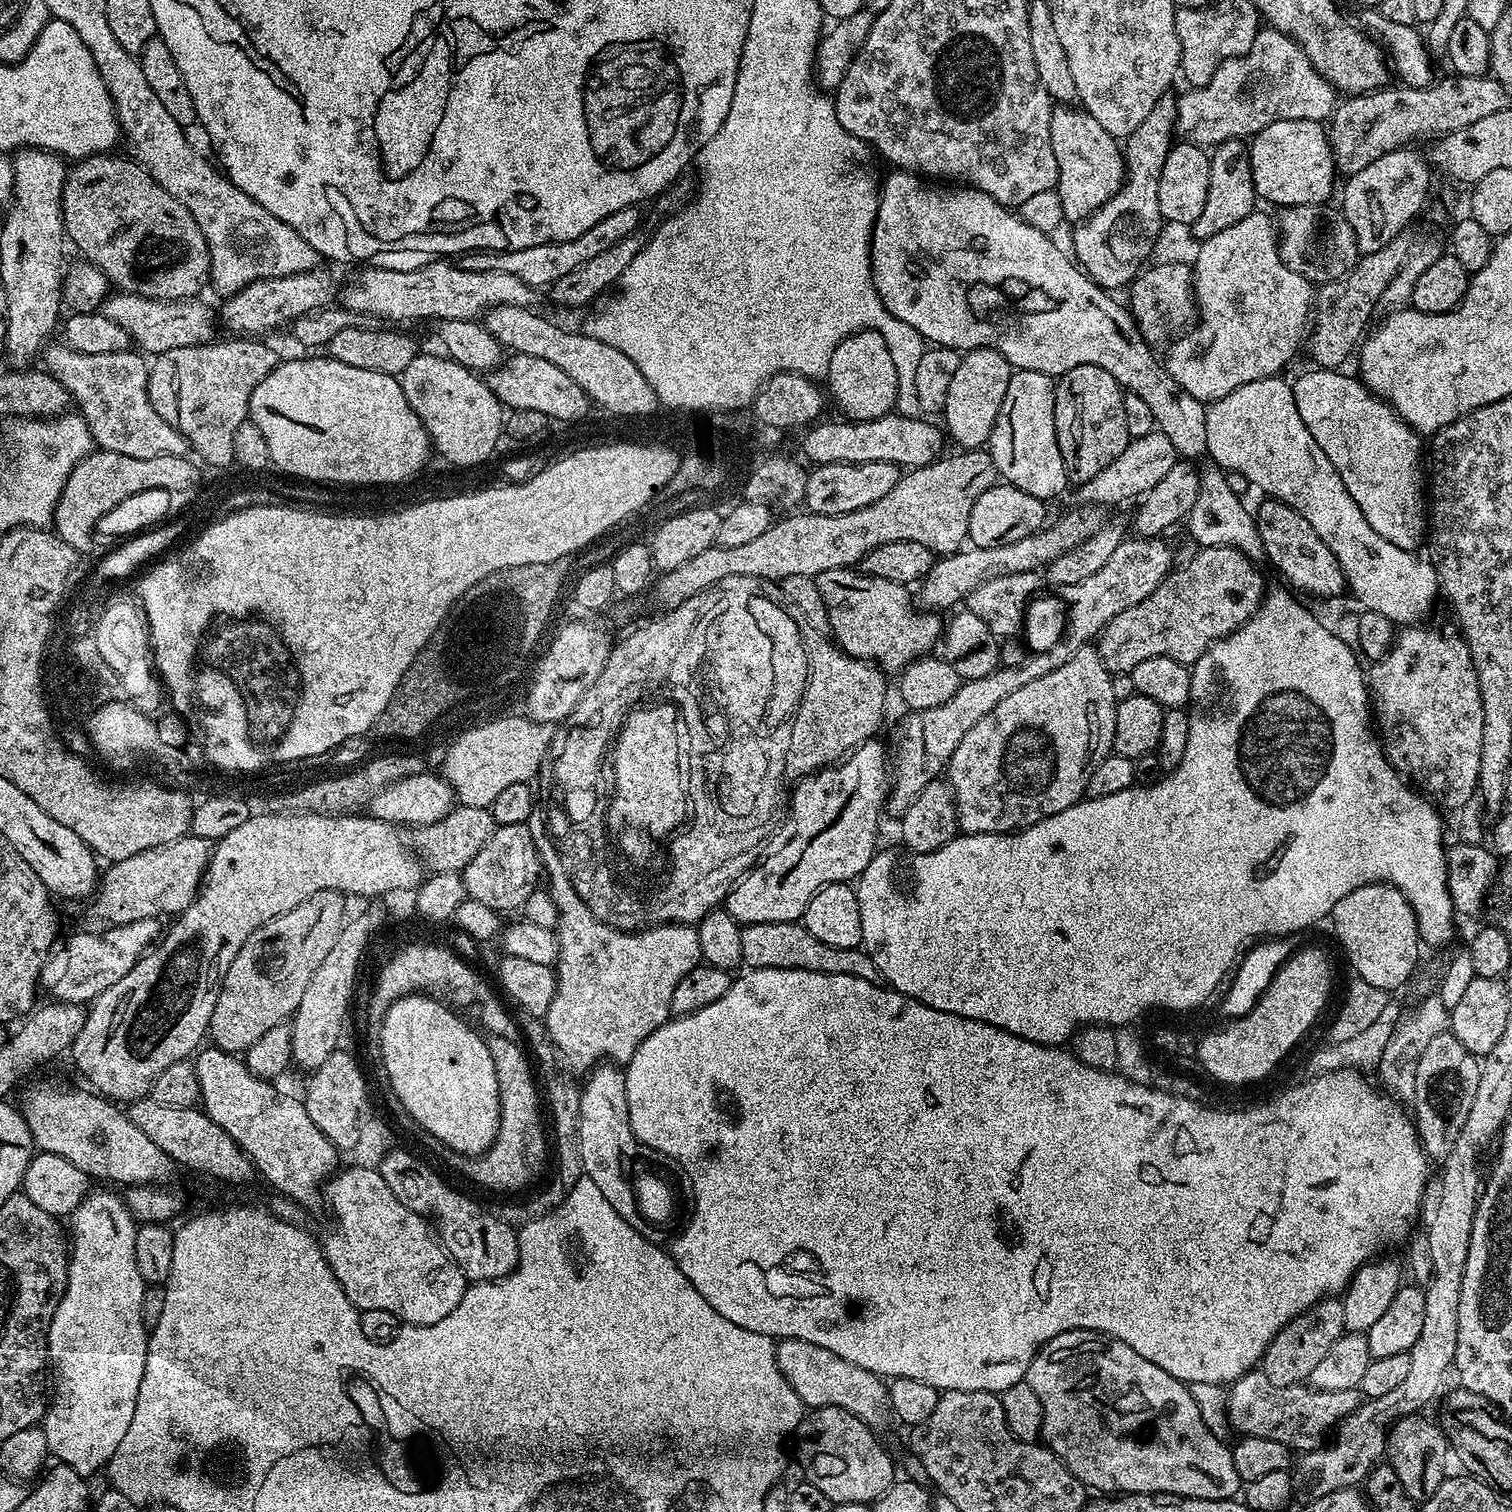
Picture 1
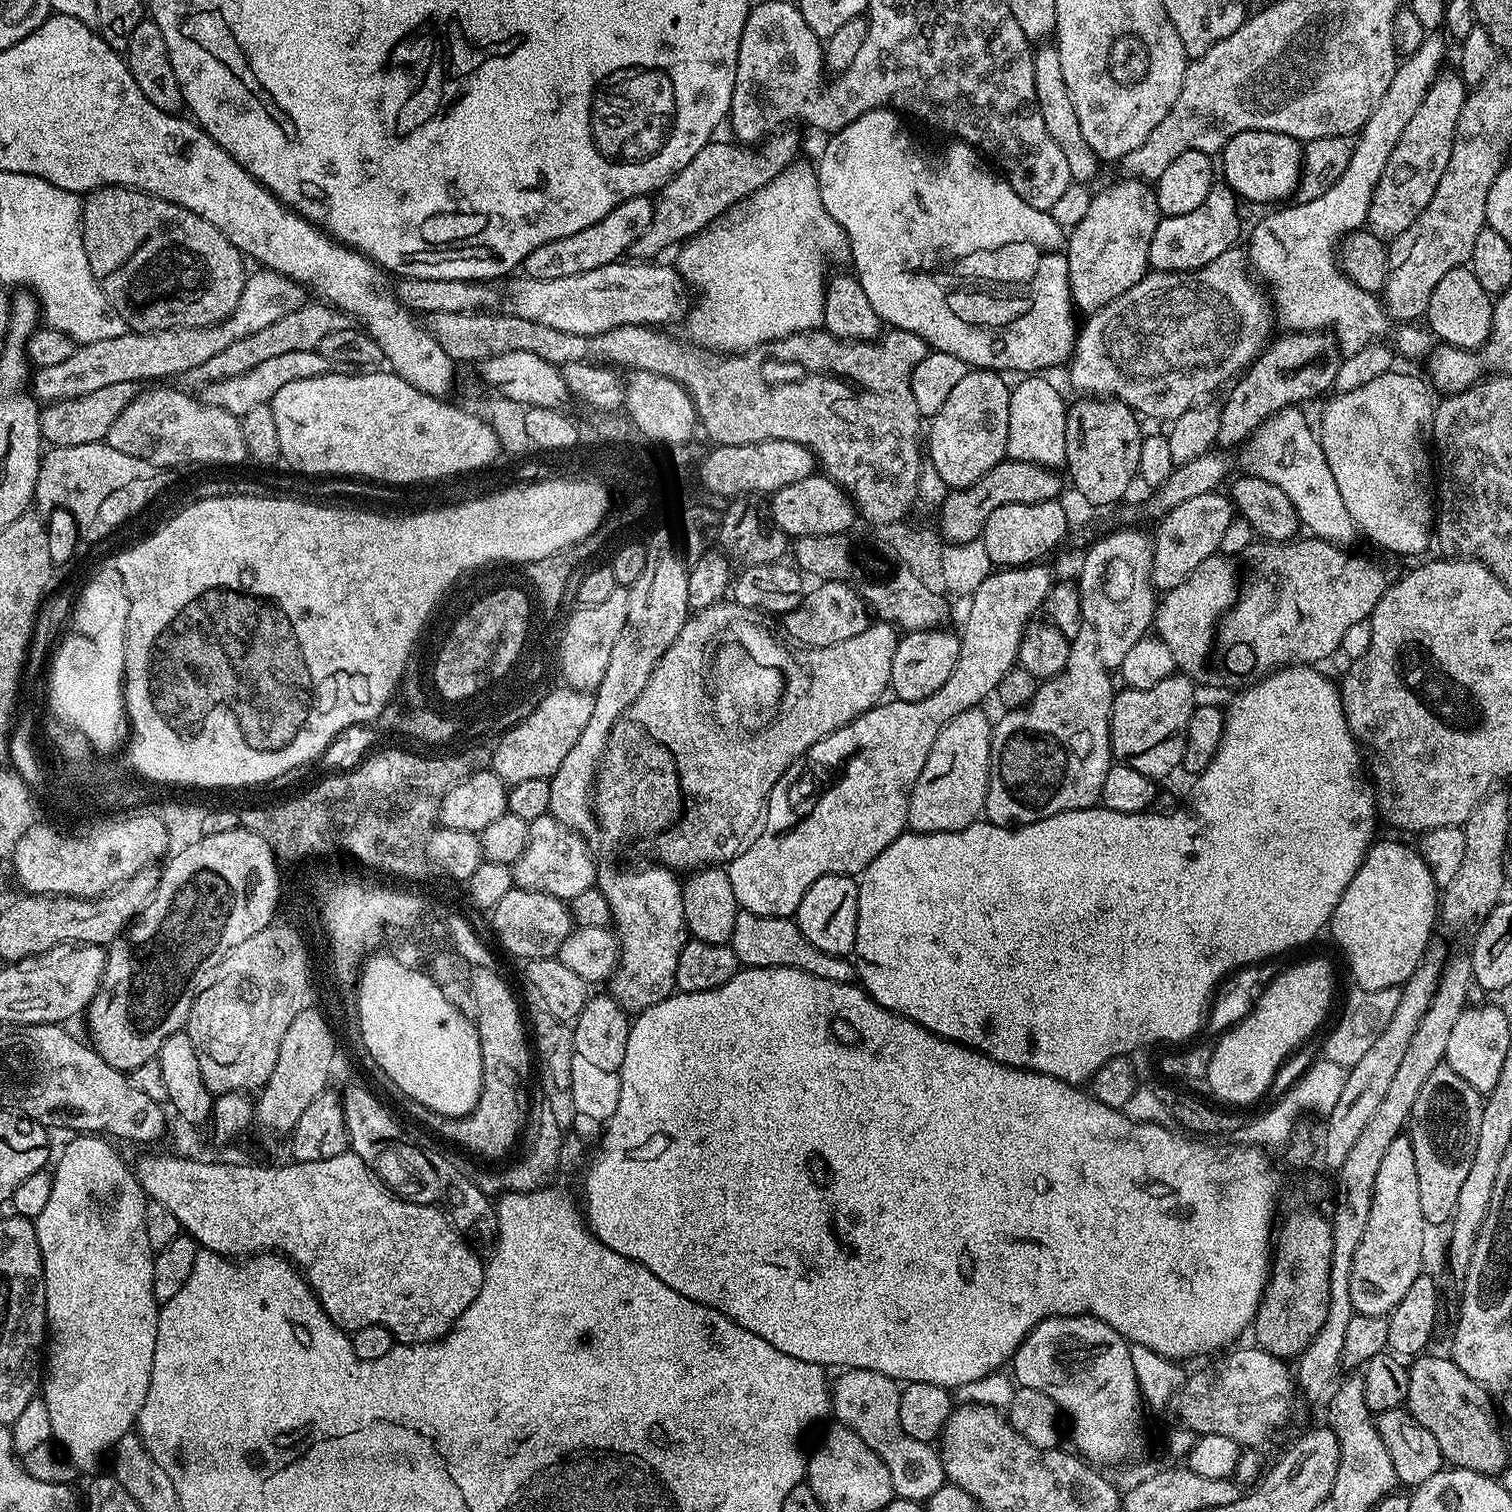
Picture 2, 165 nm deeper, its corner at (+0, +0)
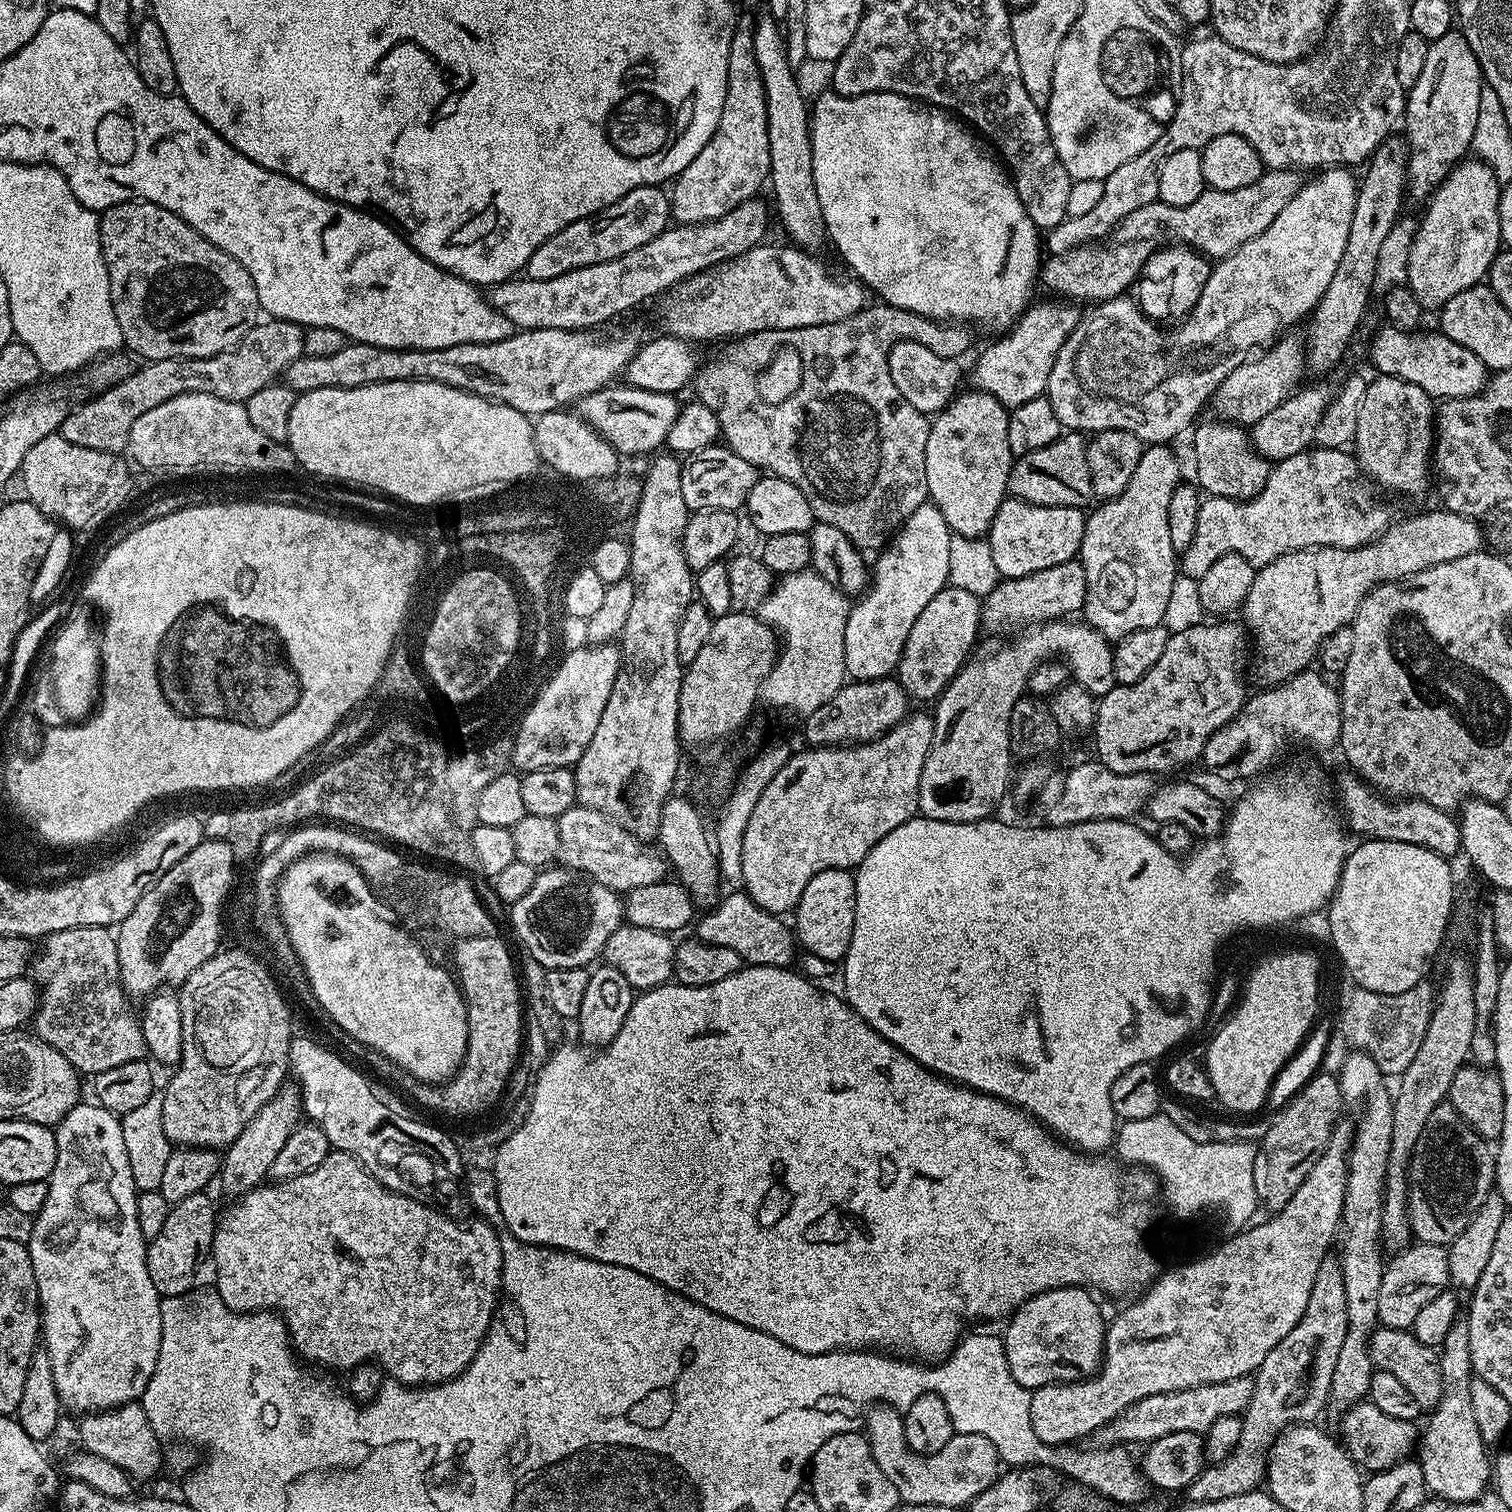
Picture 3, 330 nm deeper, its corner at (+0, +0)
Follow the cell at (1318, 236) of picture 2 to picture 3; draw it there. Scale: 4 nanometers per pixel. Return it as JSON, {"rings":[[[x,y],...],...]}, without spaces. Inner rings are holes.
{"rings":[[[1385,326],[1372,340],[1372,364],[1381,376],[1393,376],[1410,382],[1441,401],[1477,396],[1490,379],[1490,369],[1466,346],[1458,346],[1439,330],[1404,332]]]}

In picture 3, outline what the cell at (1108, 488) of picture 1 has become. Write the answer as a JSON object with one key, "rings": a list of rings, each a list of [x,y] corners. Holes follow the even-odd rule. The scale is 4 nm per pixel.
{"rings":[[[1292,334],[1281,335],[1267,351],[1238,366],[1217,386],[1210,404],[1216,407],[1219,419],[1241,426],[1254,425],[1301,387],[1300,379],[1306,373],[1306,344],[1301,337],[1299,340],[1288,335]]]}

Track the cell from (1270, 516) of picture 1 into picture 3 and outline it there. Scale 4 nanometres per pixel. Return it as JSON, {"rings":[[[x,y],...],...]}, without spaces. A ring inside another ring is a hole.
{"rings":[[[1219,418],[1211,419],[1201,419],[1191,433],[1192,456],[1196,459],[1195,483],[1208,496],[1253,500],[1266,486],[1266,478],[1270,471],[1269,461],[1256,453],[1255,444],[1241,425]]]}

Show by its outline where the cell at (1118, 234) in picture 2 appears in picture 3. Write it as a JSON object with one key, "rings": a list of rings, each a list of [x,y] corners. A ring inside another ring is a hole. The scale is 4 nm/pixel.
{"rings":[[[1056,302],[1060,304],[1038,304],[1029,306],[1024,309],[1023,316],[1003,333],[980,357],[976,360],[976,365],[972,368],[972,380],[977,389],[986,394],[990,394],[994,398],[998,398],[998,402],[1002,402],[1002,406],[1006,409],[1014,409],[1022,406],[1022,402],[1030,402],[1034,398],[1045,395],[1050,382],[1050,370],[1054,370],[1054,362],[1058,358],[1058,350],[1062,350],[1062,346],[1066,342],[1066,338],[1070,338],[1070,334],[1079,326],[1082,319],[1082,312],[1068,302]]]}

